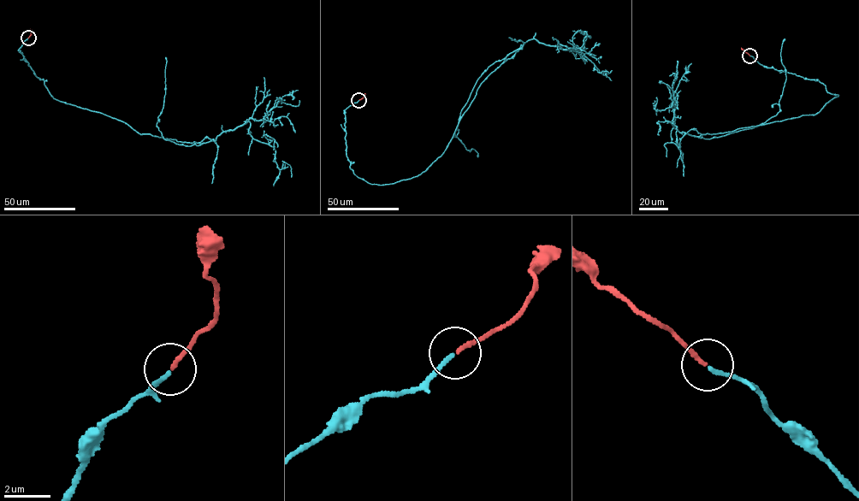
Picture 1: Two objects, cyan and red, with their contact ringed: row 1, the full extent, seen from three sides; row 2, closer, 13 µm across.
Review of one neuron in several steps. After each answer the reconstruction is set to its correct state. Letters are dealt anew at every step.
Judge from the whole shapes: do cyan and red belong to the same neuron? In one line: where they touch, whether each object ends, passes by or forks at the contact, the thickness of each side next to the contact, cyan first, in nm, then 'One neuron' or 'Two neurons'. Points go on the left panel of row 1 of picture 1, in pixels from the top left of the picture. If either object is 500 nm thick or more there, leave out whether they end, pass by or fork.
Place: (28, 38). At the ring cyan ends. At the ring red ends. Thickness 170 nm (cyan) against 170 nm. One neuron

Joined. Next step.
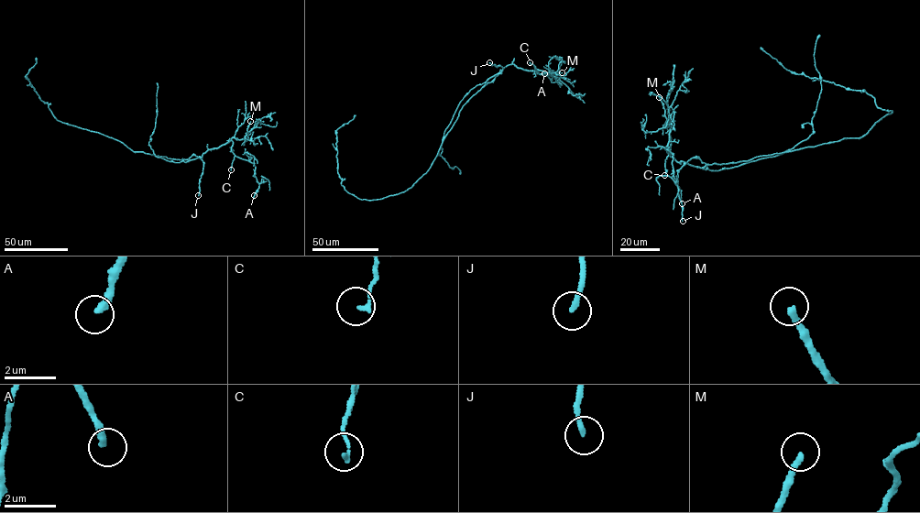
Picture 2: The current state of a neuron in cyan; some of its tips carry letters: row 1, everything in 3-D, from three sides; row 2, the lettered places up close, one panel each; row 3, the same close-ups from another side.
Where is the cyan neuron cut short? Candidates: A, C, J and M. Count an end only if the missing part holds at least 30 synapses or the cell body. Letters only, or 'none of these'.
M

